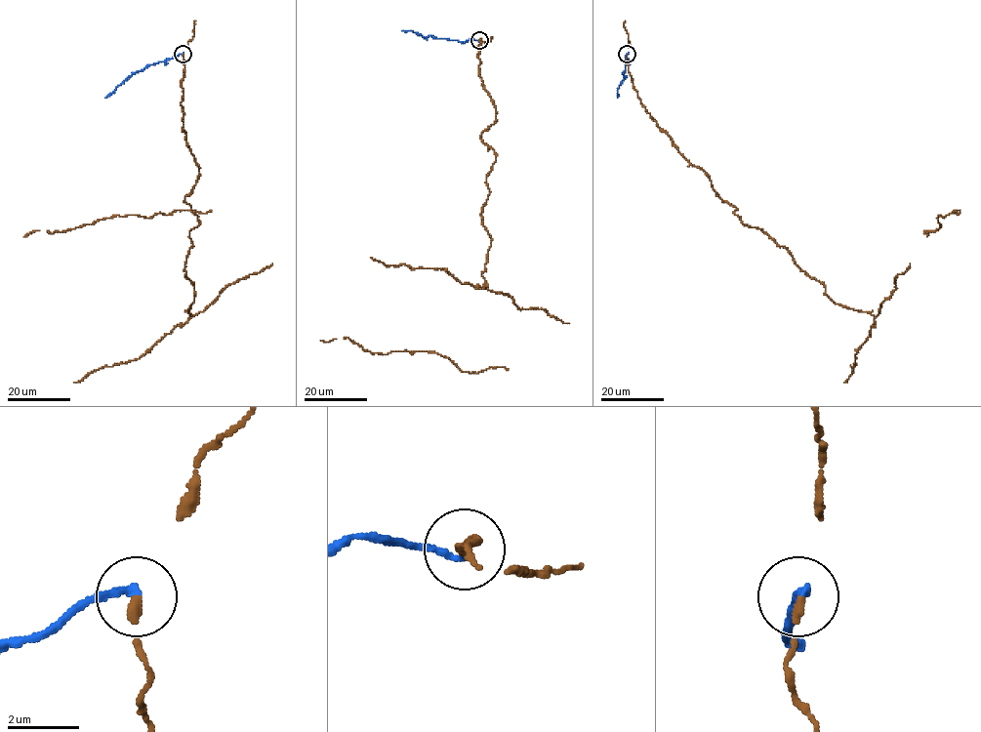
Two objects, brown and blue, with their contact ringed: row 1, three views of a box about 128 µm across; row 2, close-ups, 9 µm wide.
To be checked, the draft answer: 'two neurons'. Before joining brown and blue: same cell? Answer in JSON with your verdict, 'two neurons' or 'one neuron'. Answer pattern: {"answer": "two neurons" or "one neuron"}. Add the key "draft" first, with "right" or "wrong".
{"draft": "right", "answer": "two neurons"}

